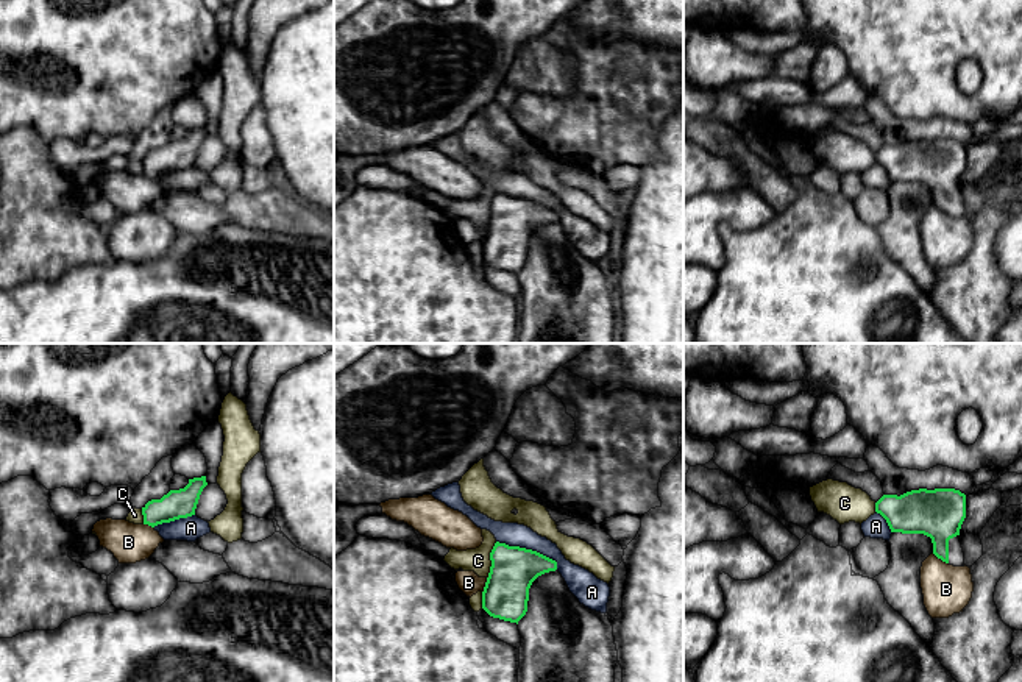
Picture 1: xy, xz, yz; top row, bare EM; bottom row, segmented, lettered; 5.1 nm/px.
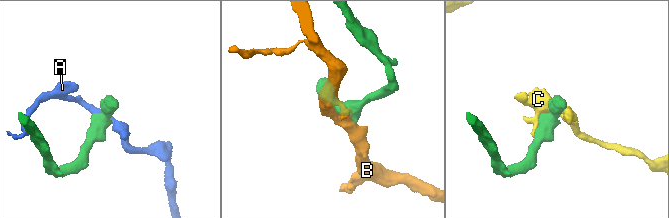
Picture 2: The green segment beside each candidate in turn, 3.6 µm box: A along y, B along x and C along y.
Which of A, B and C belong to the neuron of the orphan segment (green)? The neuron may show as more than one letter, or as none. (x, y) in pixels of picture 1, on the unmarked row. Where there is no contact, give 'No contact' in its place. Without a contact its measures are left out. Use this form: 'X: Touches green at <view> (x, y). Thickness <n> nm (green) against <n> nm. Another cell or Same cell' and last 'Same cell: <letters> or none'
A: Touches green at xz (529, 200). Thickness 240 nm (green) against 120 nm. Another cell
B: Touches green at yz (940, 208). Thickness 260 nm (green) against 240 nm. Another cell
C: Touches green at xz (490, 209). Thickness 240 nm (green) against 120 nm. Another cell
Same cell: none

